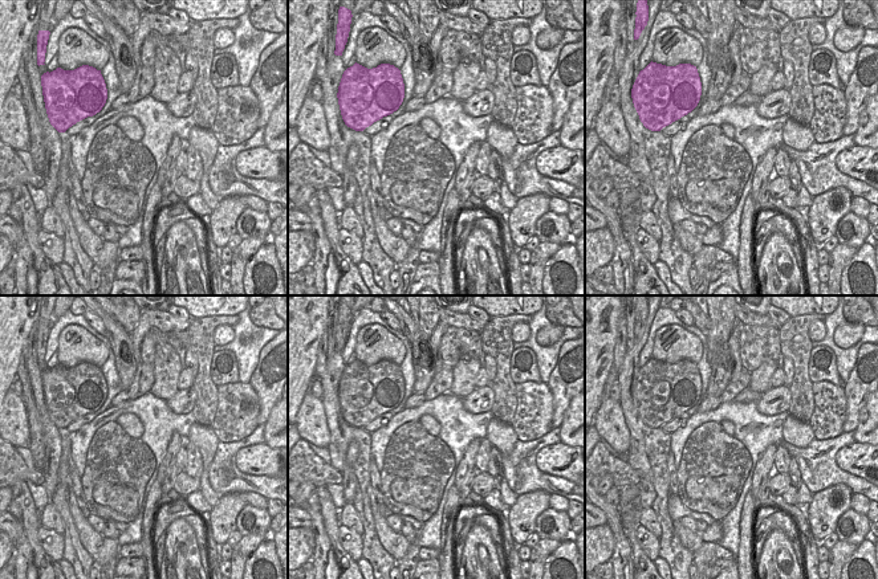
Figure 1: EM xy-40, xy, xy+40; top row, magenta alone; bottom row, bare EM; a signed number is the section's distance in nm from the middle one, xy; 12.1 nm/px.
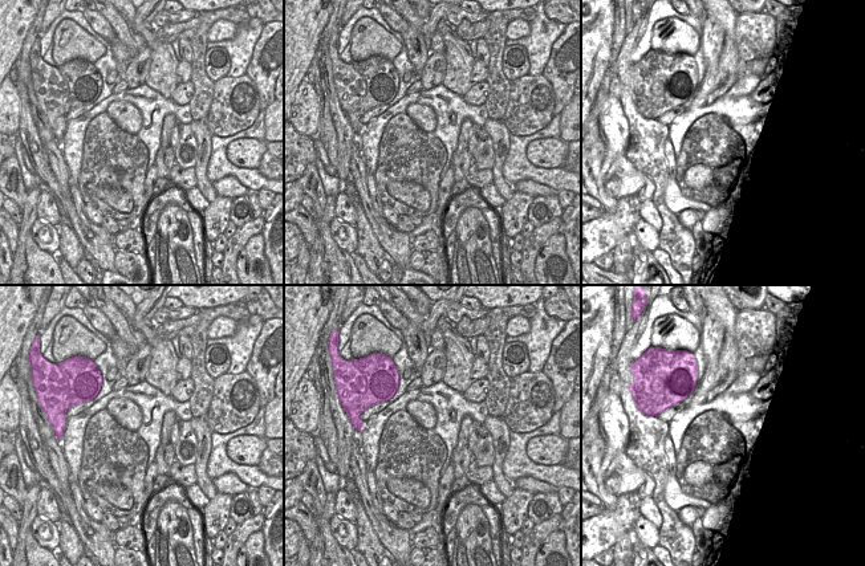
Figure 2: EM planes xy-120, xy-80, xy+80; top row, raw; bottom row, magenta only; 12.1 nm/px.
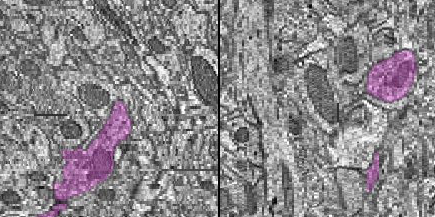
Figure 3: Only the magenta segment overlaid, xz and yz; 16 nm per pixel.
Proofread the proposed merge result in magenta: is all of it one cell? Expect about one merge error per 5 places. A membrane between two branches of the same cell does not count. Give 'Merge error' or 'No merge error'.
Merge error.

